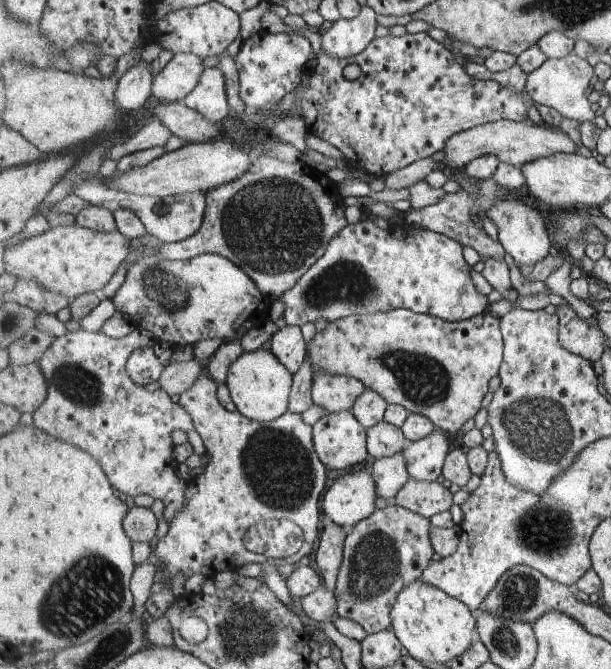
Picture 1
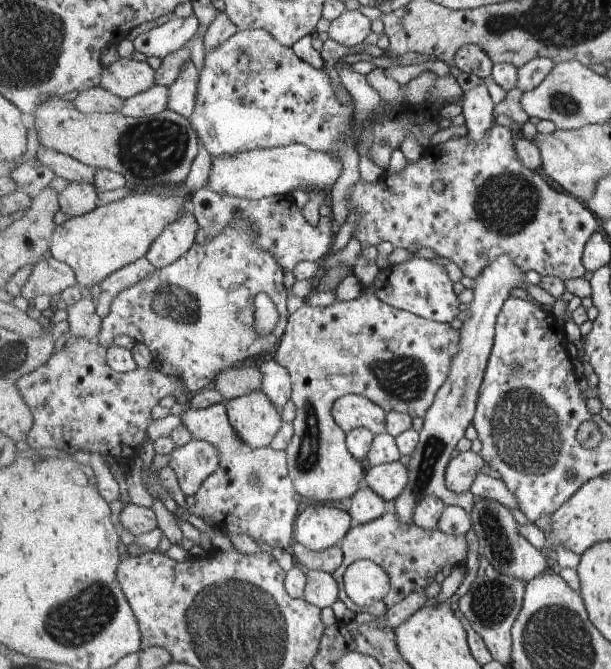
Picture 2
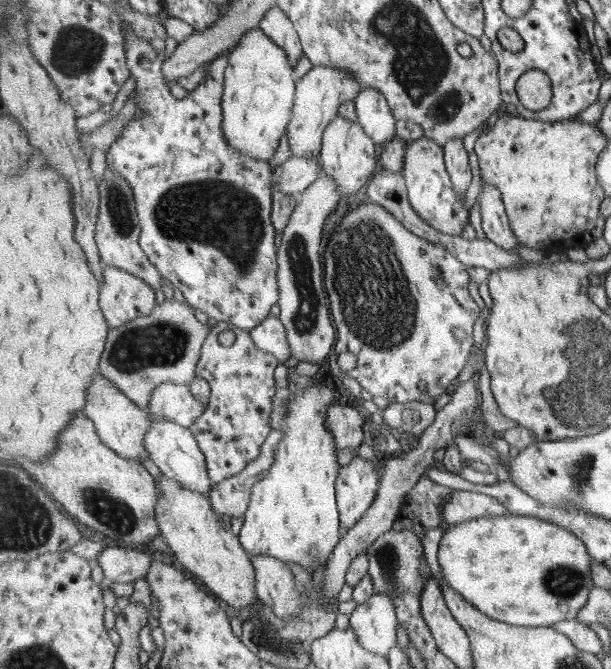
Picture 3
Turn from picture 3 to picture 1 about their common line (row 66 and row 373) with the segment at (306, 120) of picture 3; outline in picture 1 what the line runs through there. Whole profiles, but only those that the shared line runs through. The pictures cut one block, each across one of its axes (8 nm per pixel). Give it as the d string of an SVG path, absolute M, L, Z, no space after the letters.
M314 372L314 405L323 406L329 414L352 411L359 396L365 392L365 384L351 376L333 376L327 372Z

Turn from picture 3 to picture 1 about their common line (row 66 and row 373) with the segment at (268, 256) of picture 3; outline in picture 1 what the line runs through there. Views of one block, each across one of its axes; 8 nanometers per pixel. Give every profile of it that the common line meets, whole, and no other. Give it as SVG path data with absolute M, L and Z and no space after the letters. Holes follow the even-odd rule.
M240 340L222 342L214 354L204 362L205 371L214 382L223 384L227 381L233 362L239 360L244 353ZM140 347L126 365L131 379L140 386L158 382L165 371L152 347Z

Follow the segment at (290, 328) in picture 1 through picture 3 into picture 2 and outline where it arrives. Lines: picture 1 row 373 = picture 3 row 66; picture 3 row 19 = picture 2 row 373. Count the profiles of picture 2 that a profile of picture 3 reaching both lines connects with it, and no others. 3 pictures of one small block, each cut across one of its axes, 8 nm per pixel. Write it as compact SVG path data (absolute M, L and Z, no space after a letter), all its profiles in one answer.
M273 354L259 367L263 372L263 392L274 401L282 412L285 404L292 400L293 380L289 370L285 366L281 366Z

